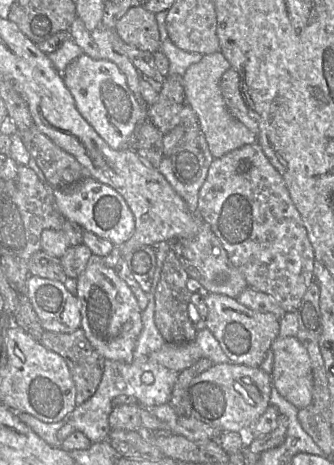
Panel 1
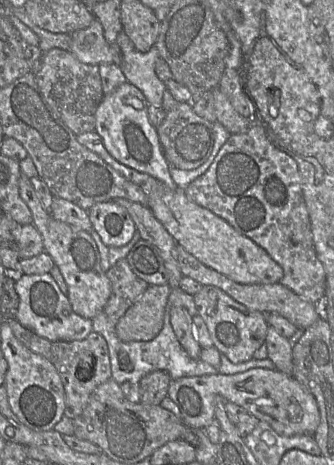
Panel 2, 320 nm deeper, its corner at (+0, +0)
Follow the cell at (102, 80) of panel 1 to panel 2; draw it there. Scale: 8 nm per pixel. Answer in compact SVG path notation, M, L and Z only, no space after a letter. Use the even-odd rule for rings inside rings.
M125 82L104 95L95 113L95 131L102 138L106 150L118 162L160 180L171 189L179 188L169 173L169 163L163 154L157 129L149 121L147 107L143 93Z

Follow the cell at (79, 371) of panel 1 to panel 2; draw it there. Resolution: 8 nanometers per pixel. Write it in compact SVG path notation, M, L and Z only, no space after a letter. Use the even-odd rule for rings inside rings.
M16 319L5 320L10 326L15 337L25 345L29 350L37 353L47 360L49 360L57 370L58 375L62 381L64 391L65 391L65 409L64 416L69 419L74 419L81 415L84 408L86 407L90 396L95 391L95 389L112 378L111 366L109 358L109 350L106 340L102 335L92 331L85 339L78 341L49 341L42 338L32 332L30 329L25 328Z

